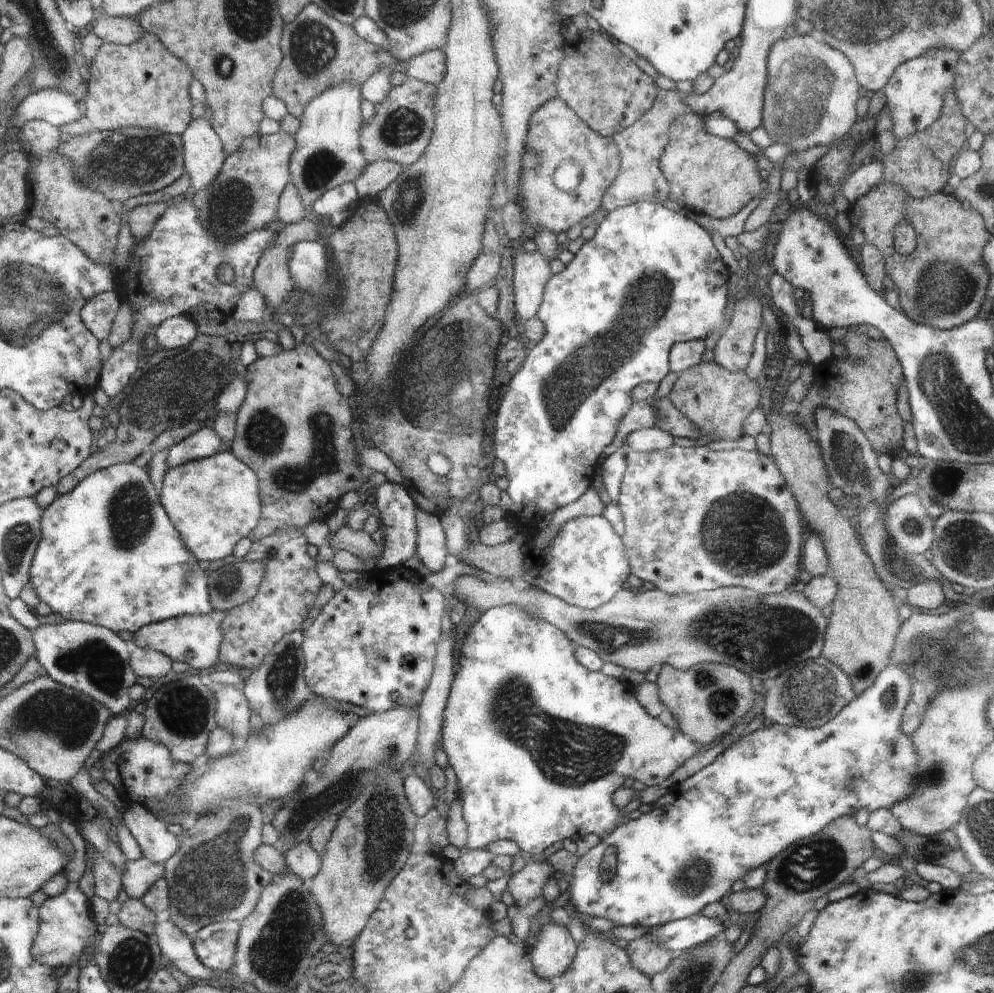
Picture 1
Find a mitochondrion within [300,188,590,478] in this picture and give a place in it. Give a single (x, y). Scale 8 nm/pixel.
(439, 375)

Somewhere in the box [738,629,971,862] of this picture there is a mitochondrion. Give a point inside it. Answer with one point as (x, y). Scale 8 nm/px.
(811, 693)

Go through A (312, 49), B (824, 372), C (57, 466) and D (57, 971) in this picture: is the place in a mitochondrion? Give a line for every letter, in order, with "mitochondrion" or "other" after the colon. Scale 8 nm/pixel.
A: mitochondrion
B: other
C: other
D: other

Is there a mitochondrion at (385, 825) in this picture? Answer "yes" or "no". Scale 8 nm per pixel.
yes

